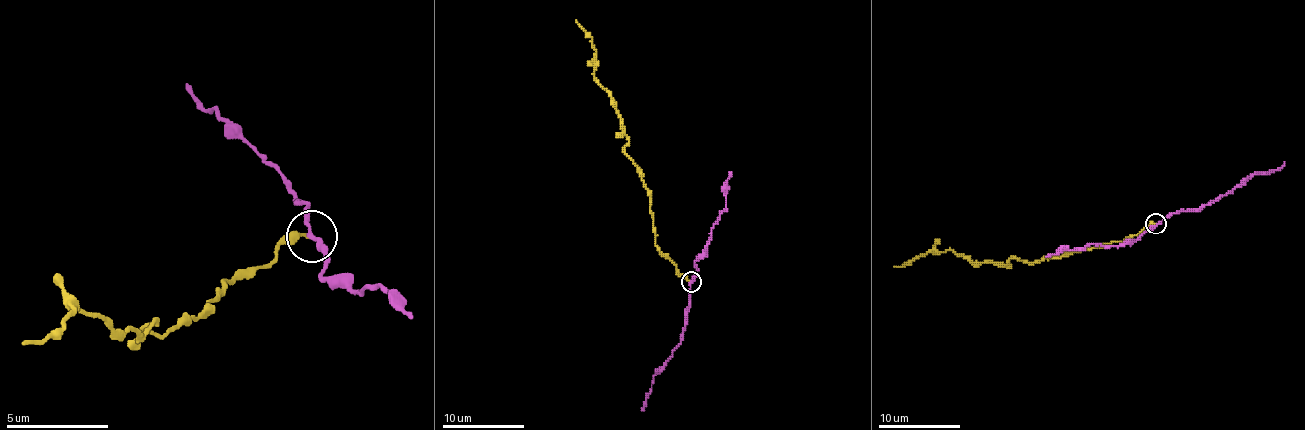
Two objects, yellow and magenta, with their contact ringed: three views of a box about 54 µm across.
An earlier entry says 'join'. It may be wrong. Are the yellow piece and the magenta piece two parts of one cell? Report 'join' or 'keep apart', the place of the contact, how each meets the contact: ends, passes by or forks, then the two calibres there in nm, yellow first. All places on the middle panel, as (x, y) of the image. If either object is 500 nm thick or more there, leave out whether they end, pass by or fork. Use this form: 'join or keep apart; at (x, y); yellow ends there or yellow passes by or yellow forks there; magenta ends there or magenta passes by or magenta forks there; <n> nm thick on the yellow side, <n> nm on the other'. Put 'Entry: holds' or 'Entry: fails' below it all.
keep apart; at (690, 282); yellow ends there; magenta passes by; 200 nm thick on the yellow side, 240 nm on the other
Entry: fails

